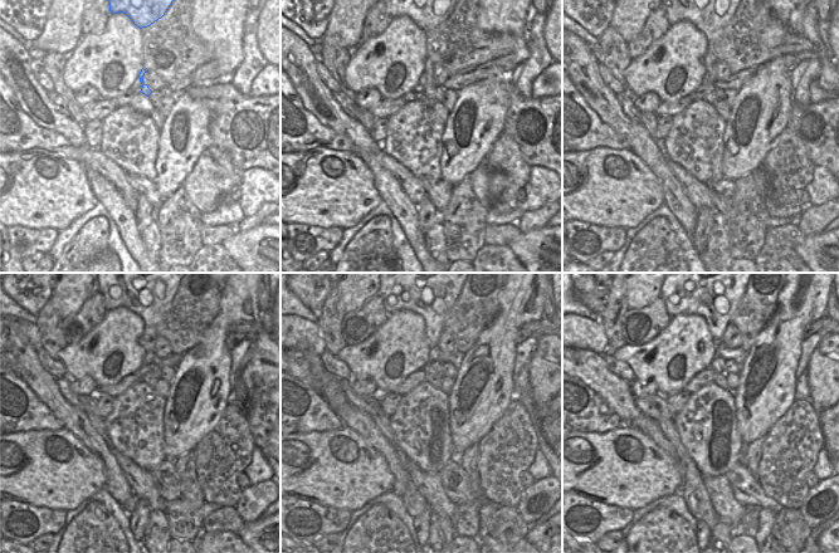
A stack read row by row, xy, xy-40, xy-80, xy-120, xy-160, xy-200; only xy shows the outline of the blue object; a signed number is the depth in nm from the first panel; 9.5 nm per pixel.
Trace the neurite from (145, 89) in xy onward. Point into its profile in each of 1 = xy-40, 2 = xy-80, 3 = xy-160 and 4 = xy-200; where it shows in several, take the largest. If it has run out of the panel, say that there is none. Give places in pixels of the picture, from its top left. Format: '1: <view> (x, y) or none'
1: xy-40 (429, 88)
2: xy-80 (710, 78)
3: xy-160 (418, 298)
4: xy-200 (700, 302)

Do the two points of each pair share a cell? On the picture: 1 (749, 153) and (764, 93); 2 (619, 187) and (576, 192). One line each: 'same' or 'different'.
1: same
2: same

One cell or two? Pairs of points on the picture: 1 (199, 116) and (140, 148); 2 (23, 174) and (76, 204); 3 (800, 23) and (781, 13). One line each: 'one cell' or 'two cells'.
1: two cells
2: one cell
3: two cells

